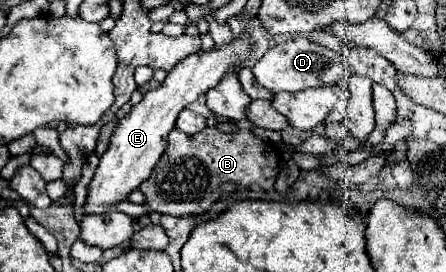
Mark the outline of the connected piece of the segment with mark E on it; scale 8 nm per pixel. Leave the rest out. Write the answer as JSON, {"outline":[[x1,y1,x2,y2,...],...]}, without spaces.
{"outline":[[241,36,233,40,227,46,213,48,211,52,197,52,195,56,189,56,187,60,179,62,163,80,163,84,157,90,149,90,139,104,131,108,131,112,119,120,117,128,111,134,109,148,101,156,101,162,97,166,97,172,87,188,87,202,83,206,83,212,95,212,95,214,107,214,115,208,115,202,125,200,127,194,143,180,147,180,159,162,161,154,167,148,167,136,175,128,175,120,179,112,195,102,201,94,205,94,209,88,215,88,219,80,231,70,239,68,243,60,251,56,251,42,247,36]]}

